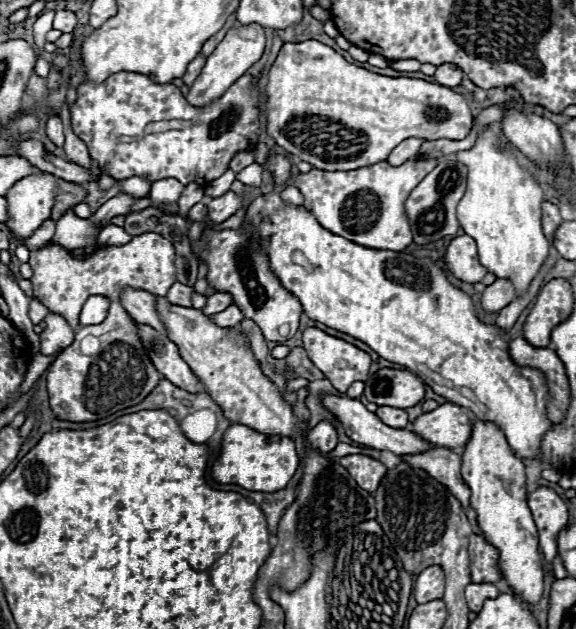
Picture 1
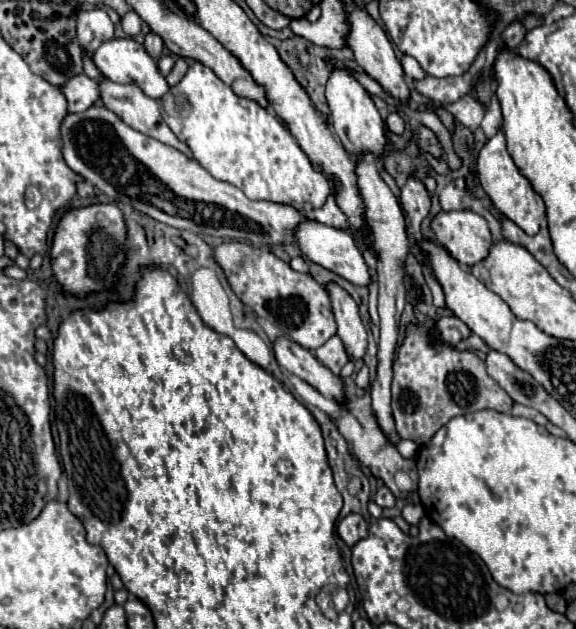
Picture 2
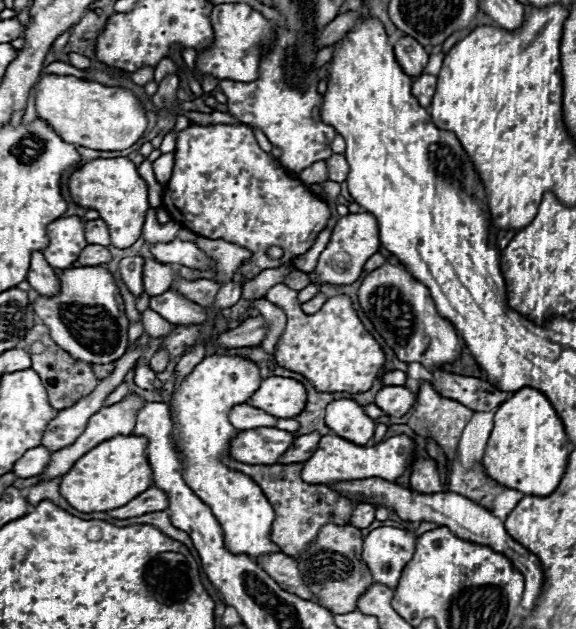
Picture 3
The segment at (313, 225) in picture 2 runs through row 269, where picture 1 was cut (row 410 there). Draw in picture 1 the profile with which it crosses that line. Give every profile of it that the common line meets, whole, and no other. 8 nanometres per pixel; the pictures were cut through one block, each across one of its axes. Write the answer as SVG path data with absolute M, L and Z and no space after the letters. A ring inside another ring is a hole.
M324 394L320 396L320 404L336 418L336 422L344 428L346 436L358 444L376 448L376 450L390 450L394 454L418 454L424 452L428 448L432 448L430 442L422 440L420 436L416 436L414 432L406 430L406 428L390 428L386 426L374 412L366 410L366 406L360 400L352 400L348 396L334 396L334 394Z

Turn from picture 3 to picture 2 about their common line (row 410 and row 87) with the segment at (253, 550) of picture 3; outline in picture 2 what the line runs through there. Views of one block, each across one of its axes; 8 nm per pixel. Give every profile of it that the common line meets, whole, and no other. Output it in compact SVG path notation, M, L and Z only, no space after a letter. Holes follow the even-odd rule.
M192 62L180 84L172 86L162 98L162 116L170 130L178 136L178 140L190 148L192 156L200 160L200 164L216 180L234 184L250 200L270 200L278 204L290 204L302 212L312 212L320 208L326 202L328 192L332 192L326 176L314 168L314 164L298 146L296 138L272 112L256 108L252 100L240 100L240 96L236 96L232 88L228 88L210 68L200 62Z

